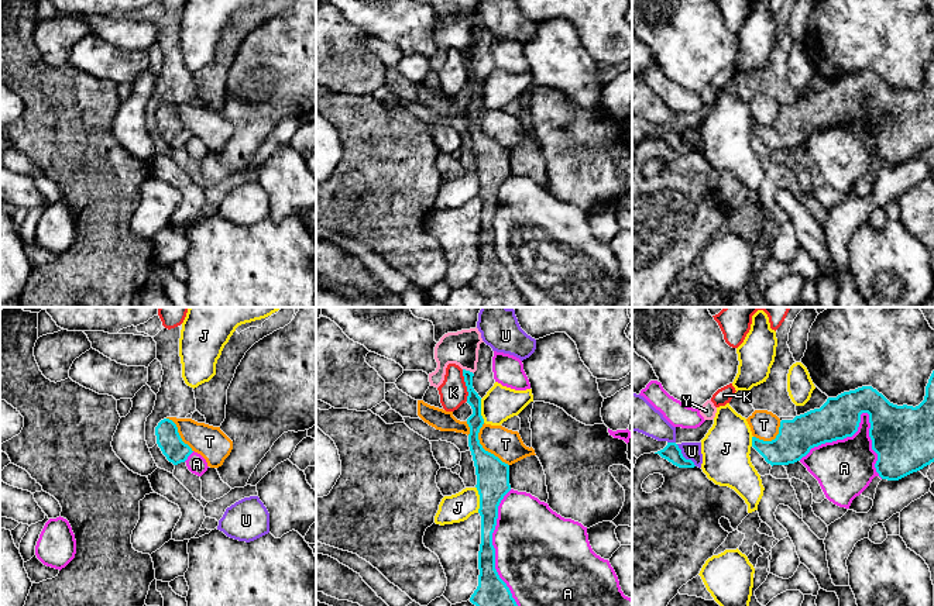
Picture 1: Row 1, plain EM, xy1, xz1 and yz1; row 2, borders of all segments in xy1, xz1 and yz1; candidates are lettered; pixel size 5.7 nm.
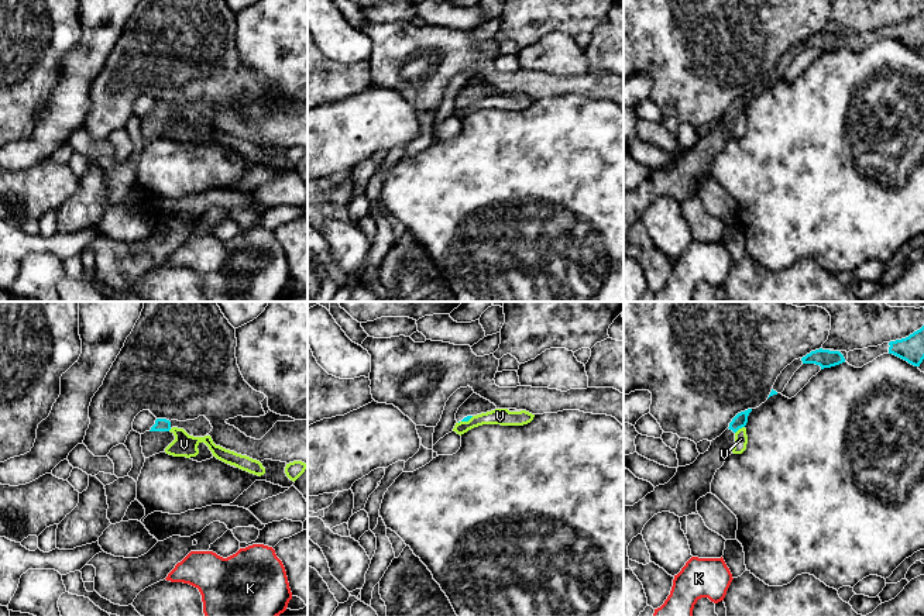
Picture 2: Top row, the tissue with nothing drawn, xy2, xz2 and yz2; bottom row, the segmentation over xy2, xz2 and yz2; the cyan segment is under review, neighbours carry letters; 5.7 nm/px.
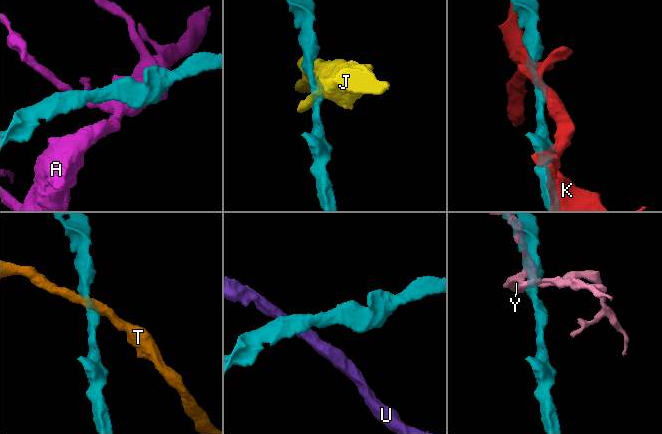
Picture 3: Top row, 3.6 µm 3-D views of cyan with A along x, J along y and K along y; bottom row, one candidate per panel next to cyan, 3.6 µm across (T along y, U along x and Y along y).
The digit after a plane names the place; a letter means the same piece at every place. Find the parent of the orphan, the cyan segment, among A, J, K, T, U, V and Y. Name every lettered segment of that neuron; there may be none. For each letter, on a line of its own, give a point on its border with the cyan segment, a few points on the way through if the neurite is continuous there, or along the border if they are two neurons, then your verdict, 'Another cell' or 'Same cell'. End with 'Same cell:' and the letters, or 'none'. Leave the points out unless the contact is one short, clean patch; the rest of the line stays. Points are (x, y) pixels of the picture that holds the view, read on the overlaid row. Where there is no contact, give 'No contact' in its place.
A: Touches cyan at yz1 (859, 416). Another cell
J: Touches cyan at xz1 (480, 499). Another cell
K: Touches cyan at xz1 (466, 385). Another cell
T: Touches cyan at xz1 (483, 448). Boundary: xz1 (483, 423), (478, 431), (478, 443), (508, 465). Another cell
U: Touches cyan at yz1 (680, 453). Boundary: yz1 (668, 441), (673, 441), (680, 453), (696, 465). Another cell
V: Touches cyan at yz2 (739, 427). Another cell
Y: Touches cyan at xz1 (469, 371). Boundary: xz1 (463, 368), (473, 374). Another cell
Same cell: none

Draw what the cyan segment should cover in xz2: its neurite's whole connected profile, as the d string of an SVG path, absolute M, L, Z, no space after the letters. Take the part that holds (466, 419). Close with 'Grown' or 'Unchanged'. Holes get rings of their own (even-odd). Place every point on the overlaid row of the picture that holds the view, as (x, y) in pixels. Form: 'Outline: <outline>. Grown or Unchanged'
Outline: M473 393L457 410L456 420L468 421L473 416L495 410L497 406L490 400Z. Grown

